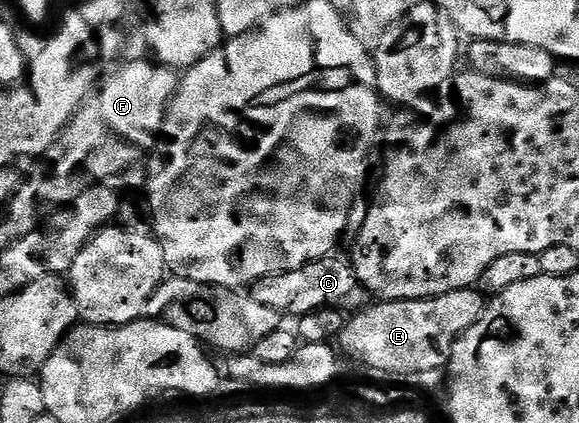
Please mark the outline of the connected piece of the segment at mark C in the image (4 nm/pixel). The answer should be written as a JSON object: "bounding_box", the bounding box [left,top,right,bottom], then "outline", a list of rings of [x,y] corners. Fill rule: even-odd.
{"bounding_box":[249,256,368,319],"outline":[[[328,256],[321,260],[313,260],[301,268],[293,268],[289,272],[277,272],[273,276],[265,276],[249,287],[249,296],[257,300],[257,304],[266,304],[279,314],[294,316],[296,319],[309,312],[317,312],[321,308],[337,308],[344,312],[358,312],[368,305],[367,289],[357,280],[355,269],[346,257]]]}

